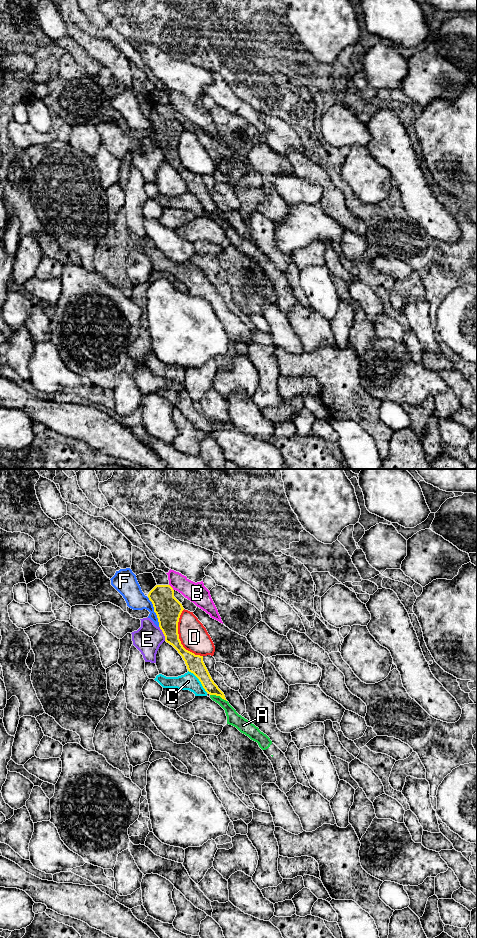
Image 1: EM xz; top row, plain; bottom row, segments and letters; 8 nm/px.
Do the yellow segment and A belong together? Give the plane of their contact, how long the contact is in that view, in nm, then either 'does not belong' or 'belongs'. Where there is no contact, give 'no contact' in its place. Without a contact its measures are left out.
contact in xz; length 150 nm; does not belong

